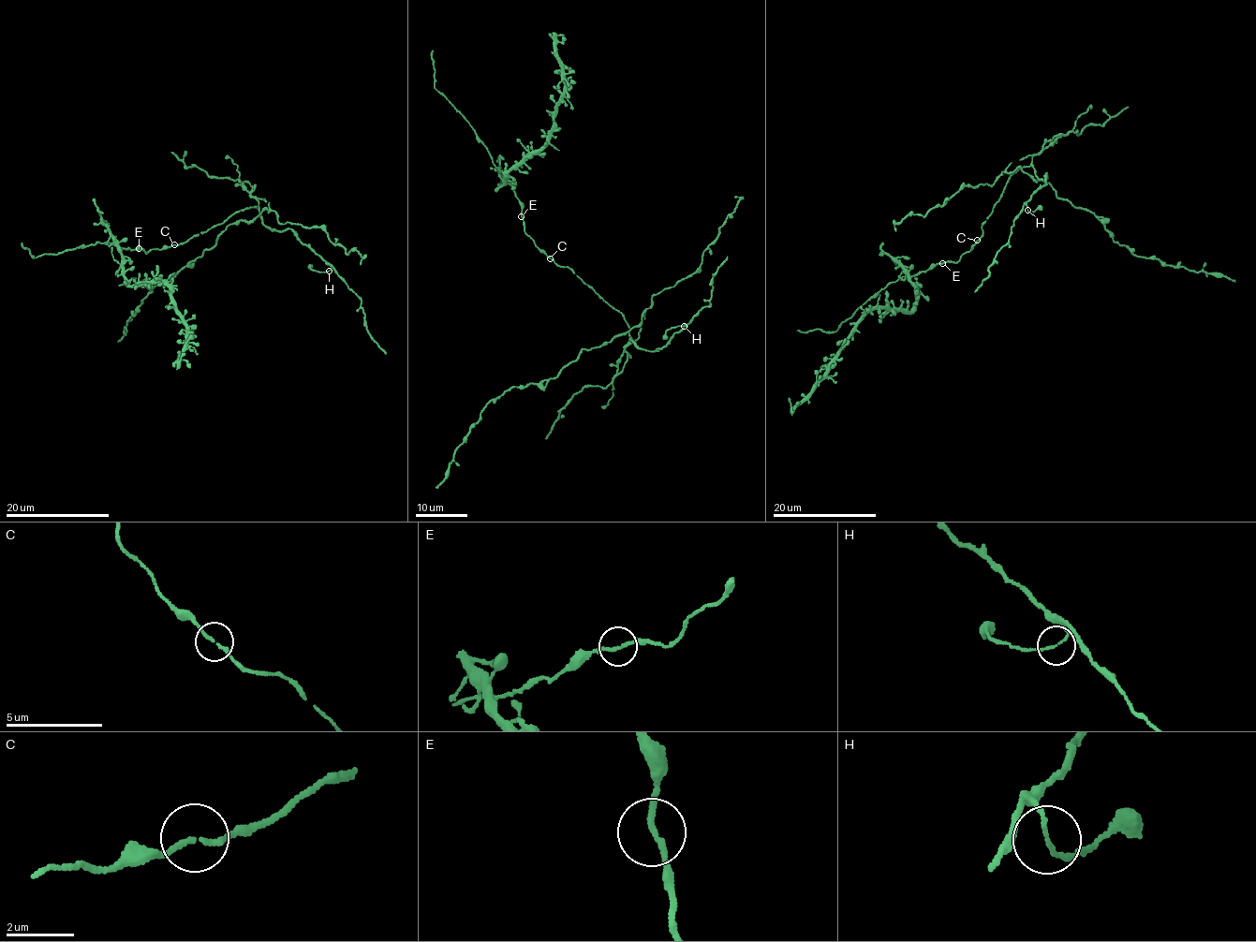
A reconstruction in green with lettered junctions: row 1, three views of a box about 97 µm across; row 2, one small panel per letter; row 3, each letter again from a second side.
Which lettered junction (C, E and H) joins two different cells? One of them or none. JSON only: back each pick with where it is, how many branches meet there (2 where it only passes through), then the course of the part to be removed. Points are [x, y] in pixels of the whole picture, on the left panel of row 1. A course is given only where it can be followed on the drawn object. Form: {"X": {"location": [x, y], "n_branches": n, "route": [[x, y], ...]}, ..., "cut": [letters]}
{"cut": []}

